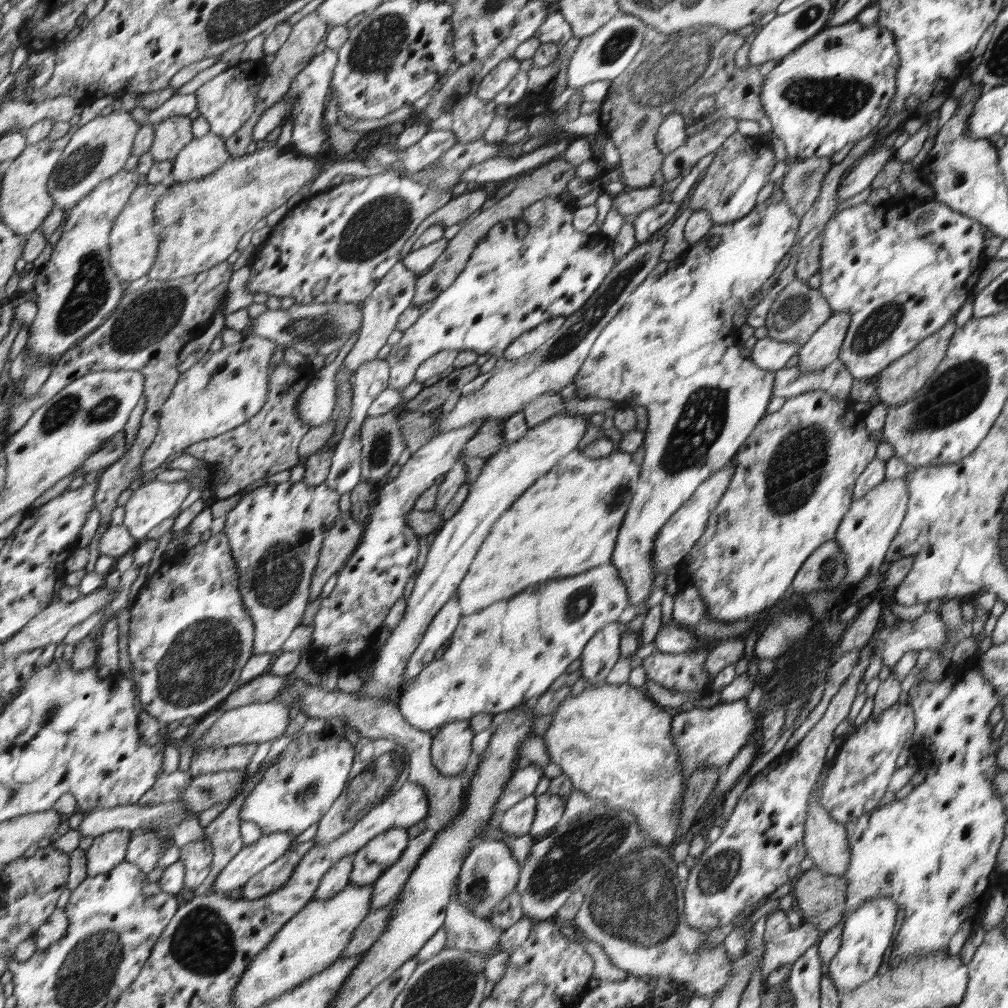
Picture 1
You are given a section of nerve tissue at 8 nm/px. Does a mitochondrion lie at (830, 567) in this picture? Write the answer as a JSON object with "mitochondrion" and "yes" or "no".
{"mitochondrion":"yes"}

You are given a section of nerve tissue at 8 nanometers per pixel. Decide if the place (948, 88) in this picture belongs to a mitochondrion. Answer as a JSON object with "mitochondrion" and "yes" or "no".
{"mitochondrion":"no"}

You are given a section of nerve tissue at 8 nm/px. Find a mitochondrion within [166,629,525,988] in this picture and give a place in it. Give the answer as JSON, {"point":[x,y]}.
{"point":[204,943]}

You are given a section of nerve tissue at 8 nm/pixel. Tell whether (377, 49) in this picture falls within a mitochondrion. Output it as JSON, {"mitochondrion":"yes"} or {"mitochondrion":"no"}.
{"mitochondrion":"yes"}

